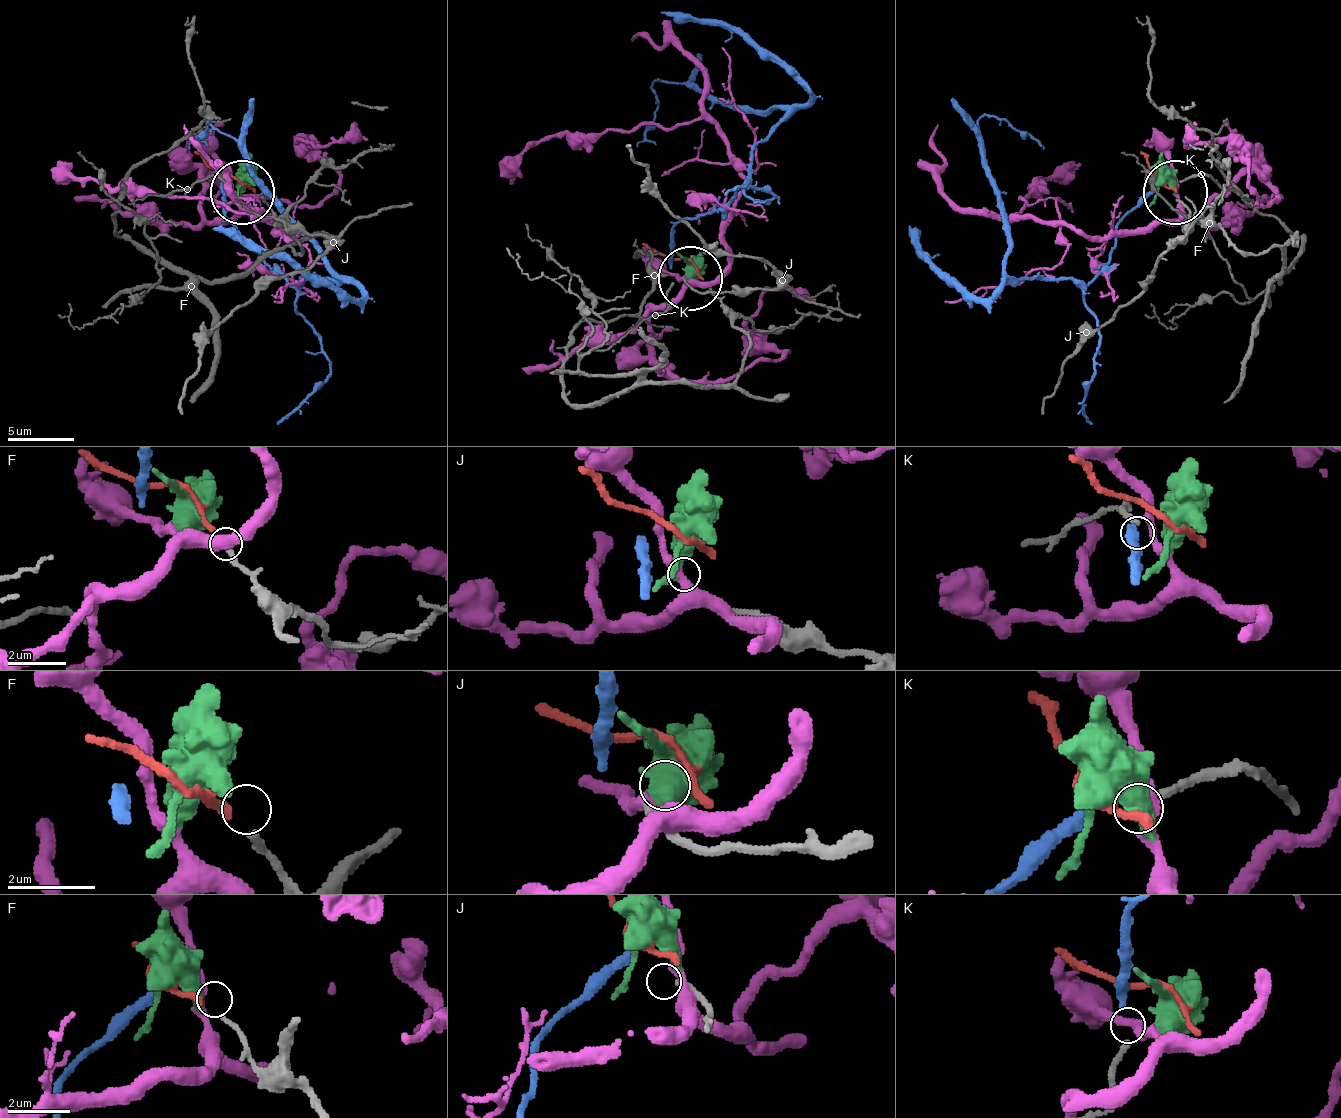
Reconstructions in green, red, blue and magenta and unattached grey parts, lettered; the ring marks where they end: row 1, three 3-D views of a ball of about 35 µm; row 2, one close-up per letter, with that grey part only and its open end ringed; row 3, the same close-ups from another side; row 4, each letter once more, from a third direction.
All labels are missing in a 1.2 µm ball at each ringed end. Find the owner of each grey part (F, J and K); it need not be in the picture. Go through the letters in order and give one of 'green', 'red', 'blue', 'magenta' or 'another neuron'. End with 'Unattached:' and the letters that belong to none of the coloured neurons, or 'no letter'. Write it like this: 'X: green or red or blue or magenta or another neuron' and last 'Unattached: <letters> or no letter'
F: red
J: another neuron
K: blue
Unattached: J

